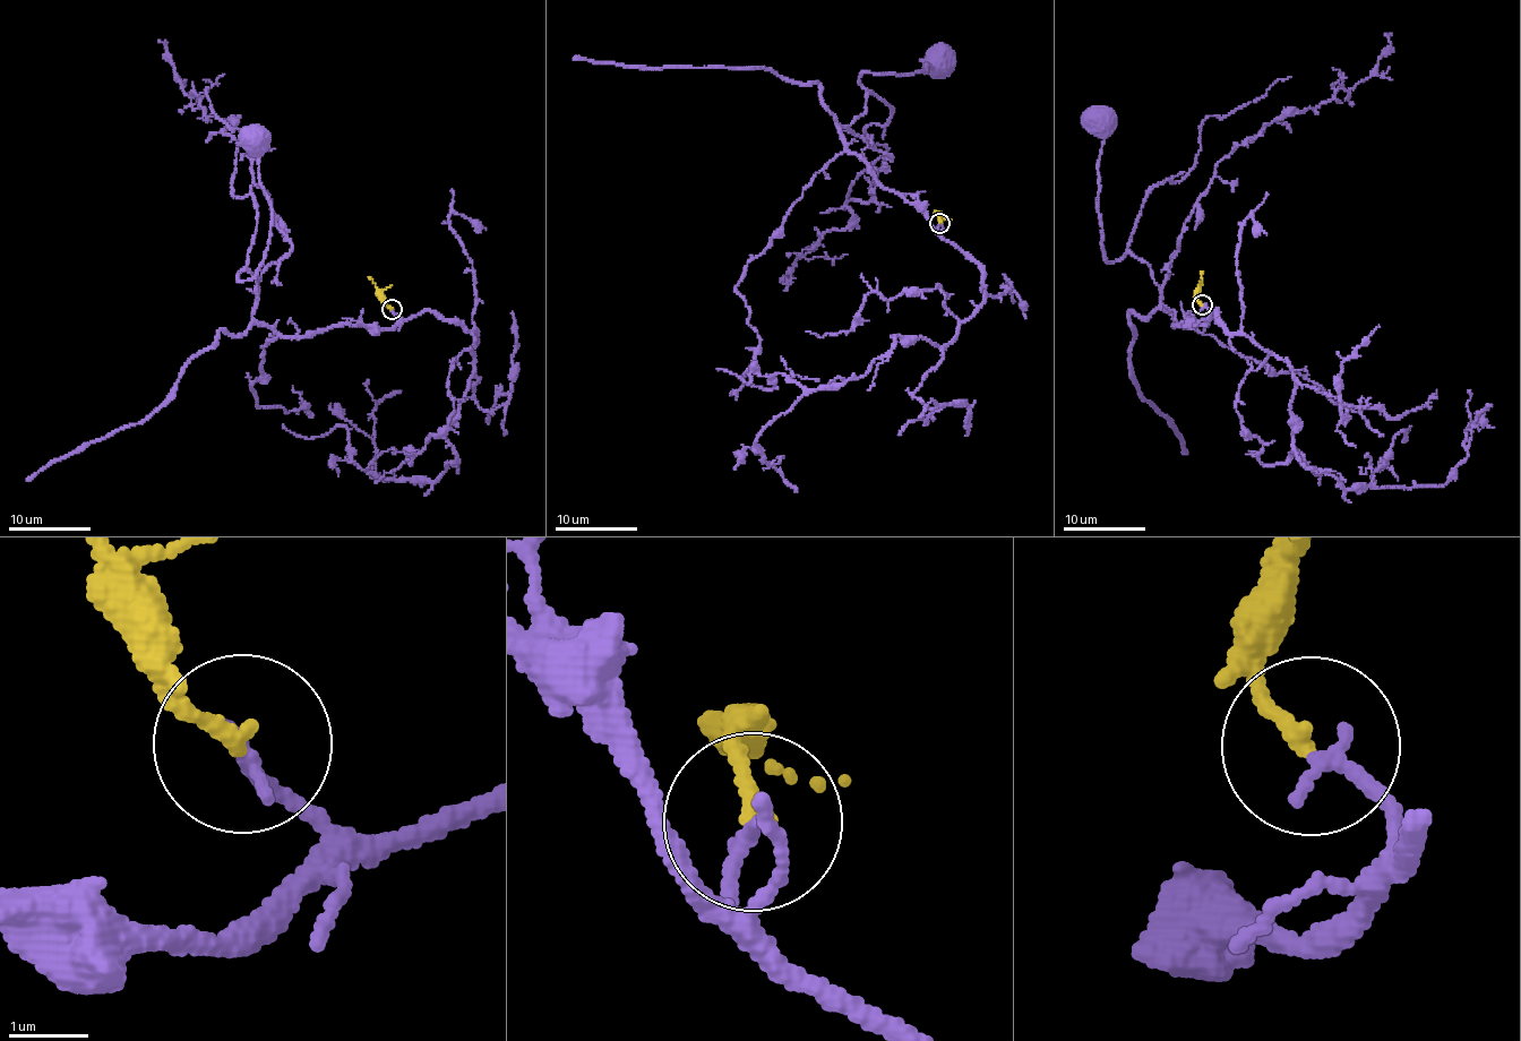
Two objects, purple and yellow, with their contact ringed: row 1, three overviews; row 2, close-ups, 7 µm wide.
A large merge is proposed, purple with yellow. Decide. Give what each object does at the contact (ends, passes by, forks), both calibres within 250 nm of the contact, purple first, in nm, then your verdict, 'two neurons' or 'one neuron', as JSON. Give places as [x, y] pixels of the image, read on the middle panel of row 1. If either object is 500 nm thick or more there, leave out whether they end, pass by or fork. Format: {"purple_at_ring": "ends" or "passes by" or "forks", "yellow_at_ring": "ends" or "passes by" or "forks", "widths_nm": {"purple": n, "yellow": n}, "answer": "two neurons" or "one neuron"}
{"purple_at_ring": "ends", "yellow_at_ring": "ends", "widths_nm": {"purple": 200, "yellow": 200}, "answer": "one neuron"}

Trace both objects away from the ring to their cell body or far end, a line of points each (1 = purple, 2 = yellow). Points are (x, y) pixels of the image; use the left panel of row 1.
1: (391, 309), (392, 328), (304, 335), (254, 318), (256, 276), (238, 277), (255, 274), (271, 230), (256, 139)
2: (391, 309), (381, 301), (381, 293), (368, 276)

